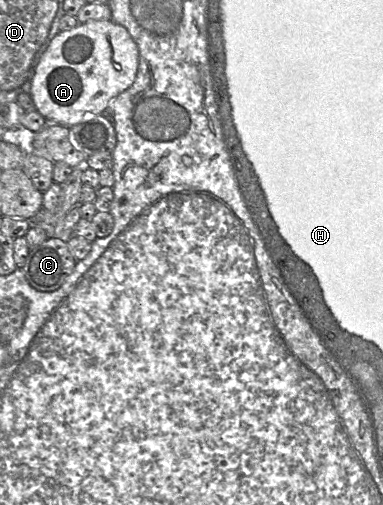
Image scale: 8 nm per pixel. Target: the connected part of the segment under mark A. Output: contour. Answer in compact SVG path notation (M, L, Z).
M91 20L79 23L73 29L60 31L50 41L35 68L30 96L34 101L36 111L48 123L72 127L85 118L104 113L112 100L133 84L138 64L138 46L125 27L112 20Z

